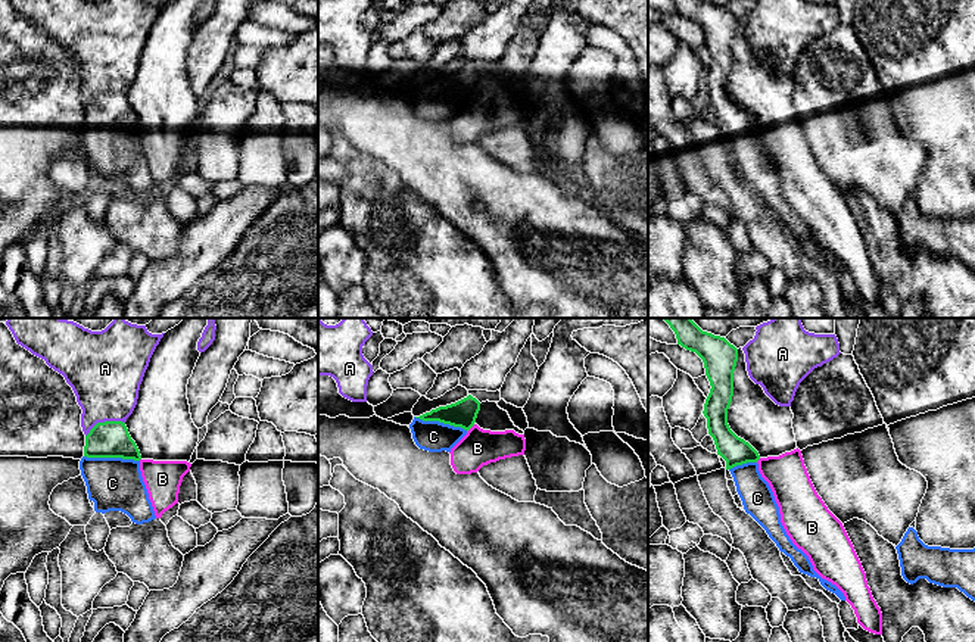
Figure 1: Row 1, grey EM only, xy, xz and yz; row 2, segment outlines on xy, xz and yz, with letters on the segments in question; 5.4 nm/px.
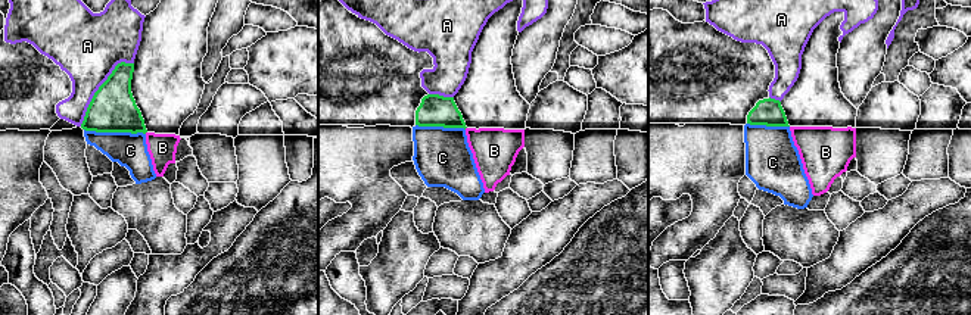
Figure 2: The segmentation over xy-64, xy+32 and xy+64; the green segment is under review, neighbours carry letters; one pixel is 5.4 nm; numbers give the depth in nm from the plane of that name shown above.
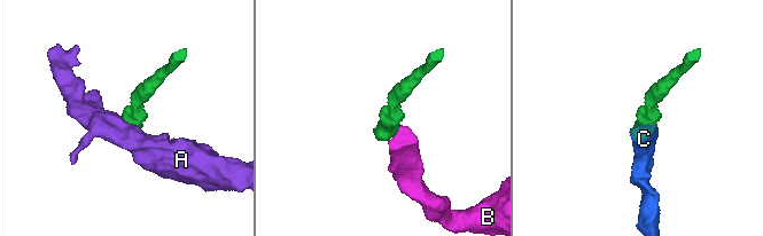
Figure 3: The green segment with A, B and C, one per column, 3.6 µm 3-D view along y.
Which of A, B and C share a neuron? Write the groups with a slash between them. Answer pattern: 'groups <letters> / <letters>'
groups A / B / C

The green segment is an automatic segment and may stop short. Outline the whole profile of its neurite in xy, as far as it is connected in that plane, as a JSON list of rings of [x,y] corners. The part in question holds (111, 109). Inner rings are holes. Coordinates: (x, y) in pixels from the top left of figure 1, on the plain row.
[[[97,93],[90,100],[80,140],[96,183],[121,181],[135,194],[156,188],[140,130],[140,121],[125,93]]]

